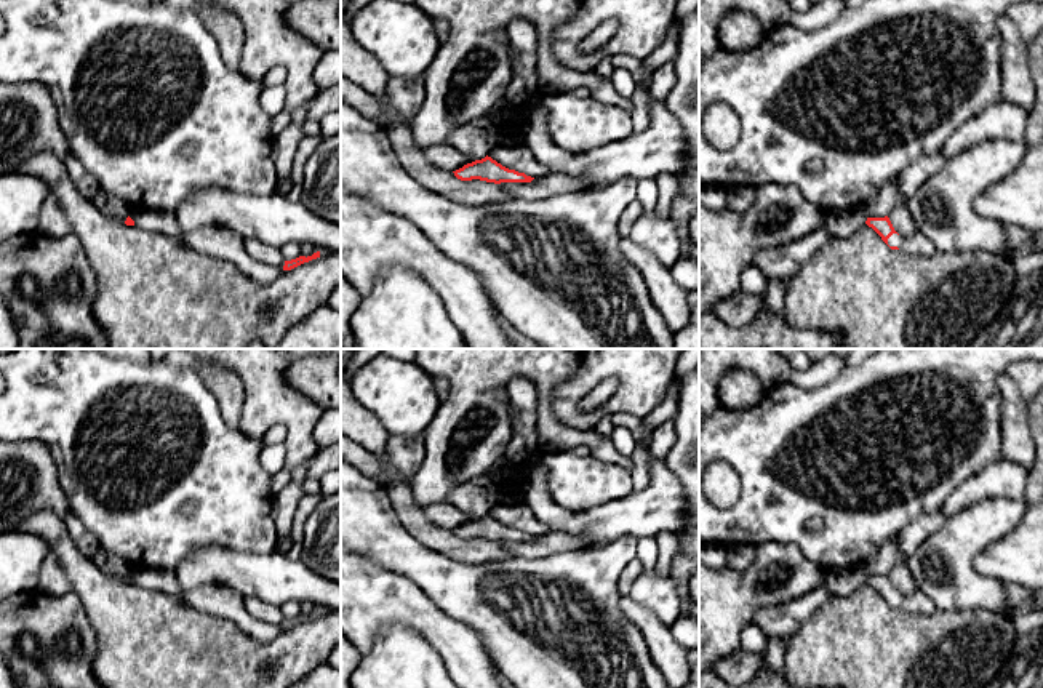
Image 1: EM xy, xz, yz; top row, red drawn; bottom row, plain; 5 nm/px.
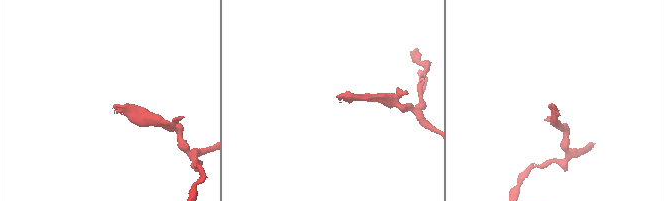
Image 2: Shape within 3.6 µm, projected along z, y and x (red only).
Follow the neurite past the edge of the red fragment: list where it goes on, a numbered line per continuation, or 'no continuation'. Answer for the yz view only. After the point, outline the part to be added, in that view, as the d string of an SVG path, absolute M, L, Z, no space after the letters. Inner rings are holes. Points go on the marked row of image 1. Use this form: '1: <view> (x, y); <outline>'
1: yz (917, 245); M893 234L888 238L888 245L889 246L897 246L899 250L907 251L910 254L923 254L923 256L936 254L936 250L934 250L933 243L929 243L926 240L926 237L923 237L920 234L917 234L912 238L904 238L904 237L897 235L897 234Z

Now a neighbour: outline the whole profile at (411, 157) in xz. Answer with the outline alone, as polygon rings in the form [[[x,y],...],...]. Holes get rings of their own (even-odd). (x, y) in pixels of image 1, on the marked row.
[[[392,123],[386,126],[386,131],[398,163],[426,189],[467,205],[486,205],[510,198],[499,184],[480,179],[461,181],[453,171],[434,166],[424,150],[416,146],[411,125]]]

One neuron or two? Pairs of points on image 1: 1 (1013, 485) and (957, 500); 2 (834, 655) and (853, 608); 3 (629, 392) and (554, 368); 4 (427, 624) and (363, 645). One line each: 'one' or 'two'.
1: one
2: one
3: two
4: one

